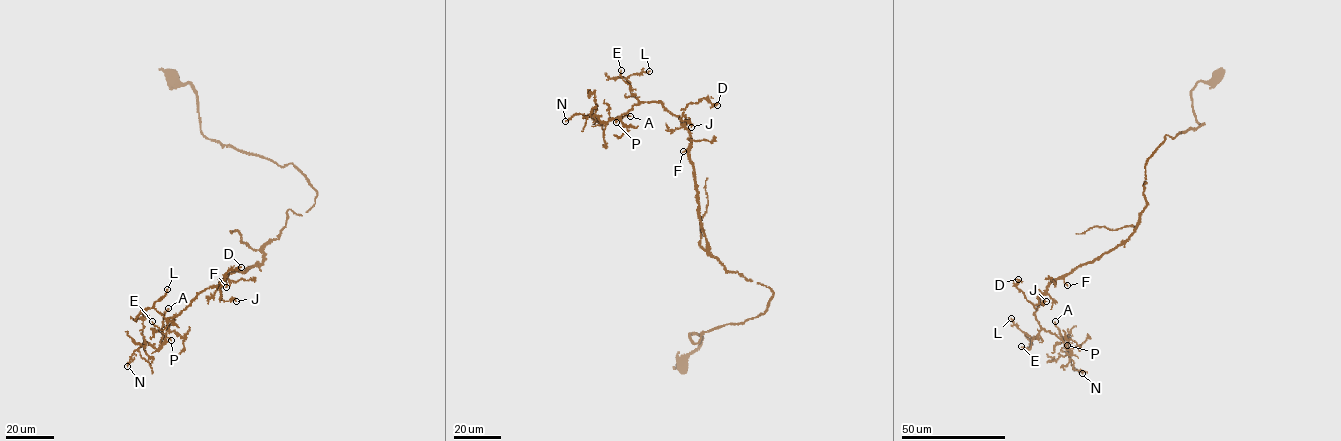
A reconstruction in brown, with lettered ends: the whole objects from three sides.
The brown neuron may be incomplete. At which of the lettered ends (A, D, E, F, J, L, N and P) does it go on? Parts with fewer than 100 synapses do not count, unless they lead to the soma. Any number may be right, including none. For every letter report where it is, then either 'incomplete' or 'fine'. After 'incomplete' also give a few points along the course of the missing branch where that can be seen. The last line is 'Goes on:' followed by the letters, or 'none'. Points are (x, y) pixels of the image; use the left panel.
A: place (168, 308); fine
D: place (241, 267); fine
E: place (152, 321); fine
F: place (226, 287); fine
J: place (236, 301); fine
L: place (167, 289); fine
N: place (127, 366); fine
P: place (171, 340); fine
Goes on: none

